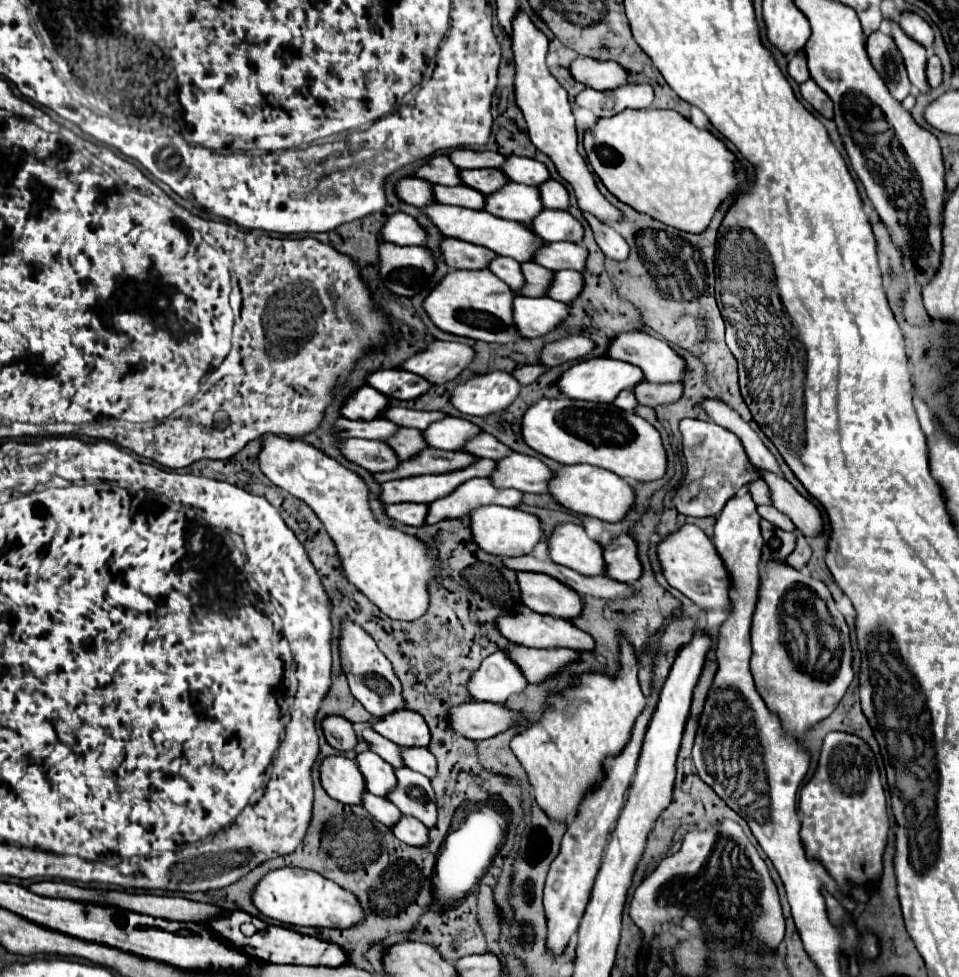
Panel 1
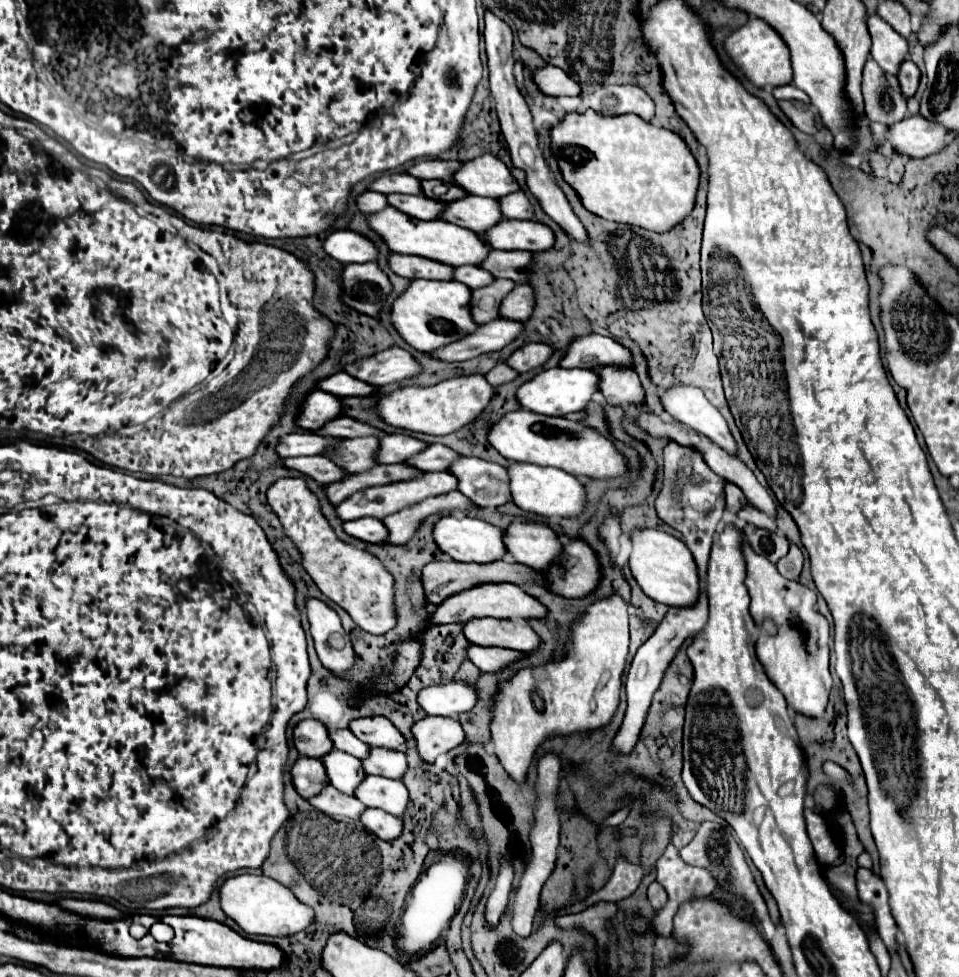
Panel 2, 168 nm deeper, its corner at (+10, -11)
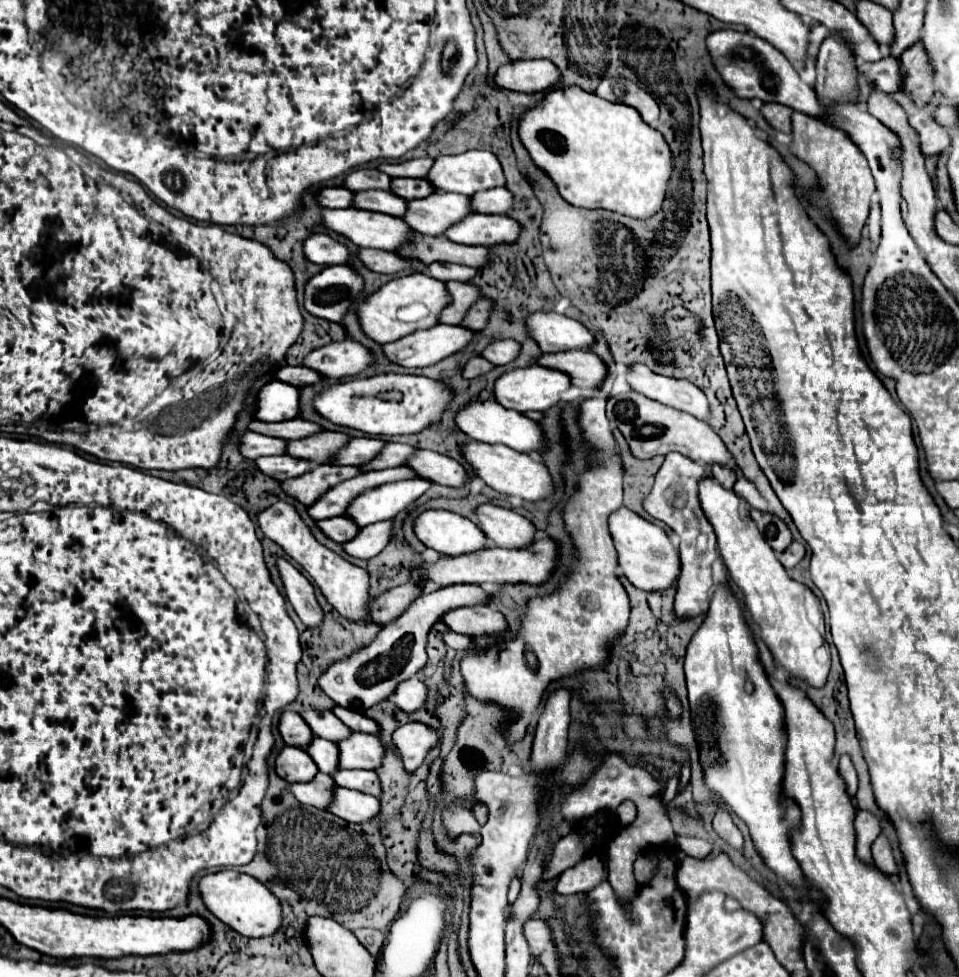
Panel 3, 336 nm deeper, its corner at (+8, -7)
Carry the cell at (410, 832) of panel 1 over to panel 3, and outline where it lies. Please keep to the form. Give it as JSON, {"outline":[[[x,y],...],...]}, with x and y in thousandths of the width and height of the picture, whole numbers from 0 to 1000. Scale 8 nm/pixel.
{"outline":[[[347,805],[347,819],[339,827],[341,831],[358,837],[360,841],[383,841],[395,831],[395,819],[364,807]]]}

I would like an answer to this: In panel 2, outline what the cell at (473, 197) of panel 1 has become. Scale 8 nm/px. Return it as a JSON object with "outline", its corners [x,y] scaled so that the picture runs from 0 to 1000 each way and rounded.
{"outline":[[[408,199],[404,201],[406,211],[412,211],[414,215],[433,221],[435,225],[454,225],[460,221],[466,213],[464,207],[460,205],[449,205],[445,201],[420,201],[420,199]]]}

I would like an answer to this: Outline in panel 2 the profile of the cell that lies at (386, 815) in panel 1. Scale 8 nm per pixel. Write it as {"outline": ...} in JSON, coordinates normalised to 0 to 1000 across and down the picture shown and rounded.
{"outline":[[[341,805],[333,815],[322,819],[331,829],[343,833],[343,835],[362,835],[362,837],[376,837],[376,833],[381,831],[383,825],[374,823],[374,819],[370,819],[370,815],[362,815],[358,811],[353,811],[347,805]]]}

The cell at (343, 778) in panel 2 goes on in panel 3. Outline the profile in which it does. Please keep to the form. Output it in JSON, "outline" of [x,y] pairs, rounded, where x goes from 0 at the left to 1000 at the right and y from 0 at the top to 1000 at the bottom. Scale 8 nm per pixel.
{"outline":[[[326,755],[318,768],[335,790],[339,792],[351,790],[351,762],[349,759],[343,759],[339,755]]]}

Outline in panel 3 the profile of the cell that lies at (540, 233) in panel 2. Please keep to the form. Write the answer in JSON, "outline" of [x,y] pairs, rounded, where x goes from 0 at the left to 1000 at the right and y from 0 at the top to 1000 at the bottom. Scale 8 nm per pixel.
{"outline":[[[489,219],[464,235],[470,248],[487,252],[510,252],[522,246],[539,246],[539,229],[529,221]]]}

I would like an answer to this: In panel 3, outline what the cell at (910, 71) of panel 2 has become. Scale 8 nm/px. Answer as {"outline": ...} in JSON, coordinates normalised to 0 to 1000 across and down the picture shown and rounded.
{"outline":[[[923,57],[910,66],[896,66],[894,74],[904,80],[904,84],[921,94],[935,94],[940,92],[940,76],[937,76],[937,61]]]}

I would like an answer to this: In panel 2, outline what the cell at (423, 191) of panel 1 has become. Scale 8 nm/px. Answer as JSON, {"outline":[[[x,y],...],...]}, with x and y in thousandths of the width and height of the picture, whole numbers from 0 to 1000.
{"outline":[[[379,197],[374,203],[372,203],[372,211],[376,217],[383,217],[383,219],[391,219],[391,217],[397,217],[399,213],[404,213],[404,201],[397,199],[397,197]]]}

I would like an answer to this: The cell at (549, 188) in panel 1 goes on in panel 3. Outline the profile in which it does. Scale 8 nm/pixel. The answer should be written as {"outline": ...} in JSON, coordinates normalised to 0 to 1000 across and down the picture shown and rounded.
{"outline":[[[510,192],[504,197],[495,197],[489,205],[491,217],[502,219],[527,219],[535,211],[535,201],[531,201],[529,192]]]}

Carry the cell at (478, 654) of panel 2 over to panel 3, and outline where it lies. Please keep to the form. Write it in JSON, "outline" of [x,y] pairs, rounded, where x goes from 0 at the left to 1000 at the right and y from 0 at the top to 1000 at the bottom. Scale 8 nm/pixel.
{"outline":[[[462,647],[462,657],[472,665],[489,665],[493,663],[493,657],[489,651],[474,649],[474,647]]]}

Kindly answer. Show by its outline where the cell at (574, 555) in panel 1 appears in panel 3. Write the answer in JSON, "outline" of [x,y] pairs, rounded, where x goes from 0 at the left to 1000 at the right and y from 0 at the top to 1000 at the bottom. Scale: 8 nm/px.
{"outline":[[[510,514],[495,520],[495,536],[522,561],[547,561],[558,553],[558,538],[550,530]]]}

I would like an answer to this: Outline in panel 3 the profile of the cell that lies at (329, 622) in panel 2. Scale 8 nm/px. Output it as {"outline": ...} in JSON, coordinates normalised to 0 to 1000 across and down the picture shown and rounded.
{"outline":[[[295,571],[289,573],[289,583],[291,583],[293,596],[297,602],[297,610],[303,616],[303,620],[308,622],[310,631],[320,641],[333,639],[337,635],[337,624],[328,614],[328,604],[324,600],[324,596]]]}

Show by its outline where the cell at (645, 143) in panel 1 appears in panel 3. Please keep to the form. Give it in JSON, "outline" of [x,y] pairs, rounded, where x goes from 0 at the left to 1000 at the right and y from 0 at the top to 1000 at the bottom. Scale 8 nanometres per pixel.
{"outline":[[[587,86],[572,92],[566,102],[541,119],[541,141],[556,168],[564,172],[579,188],[583,199],[604,213],[629,213],[658,223],[677,223],[689,215],[693,188],[698,186],[702,166],[693,141],[673,127],[666,115],[654,106],[633,104],[606,88]]]}

